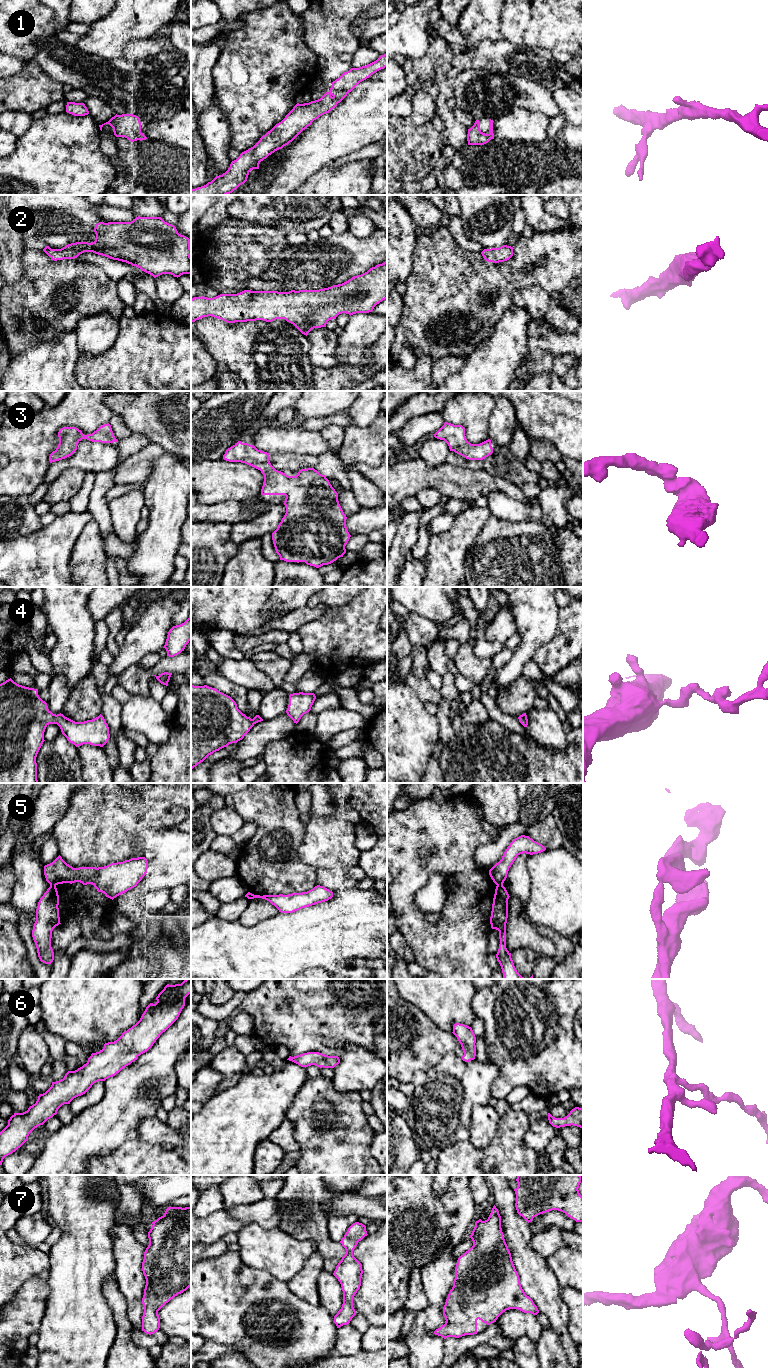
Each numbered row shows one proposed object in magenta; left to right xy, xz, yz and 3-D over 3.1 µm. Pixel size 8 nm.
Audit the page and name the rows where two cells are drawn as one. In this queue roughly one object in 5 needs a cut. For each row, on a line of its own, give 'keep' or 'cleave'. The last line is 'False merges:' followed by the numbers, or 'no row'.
1: keep
2: keep
3: keep
4: keep
5: cleave
6: keep
7: keep
False merges: 5

